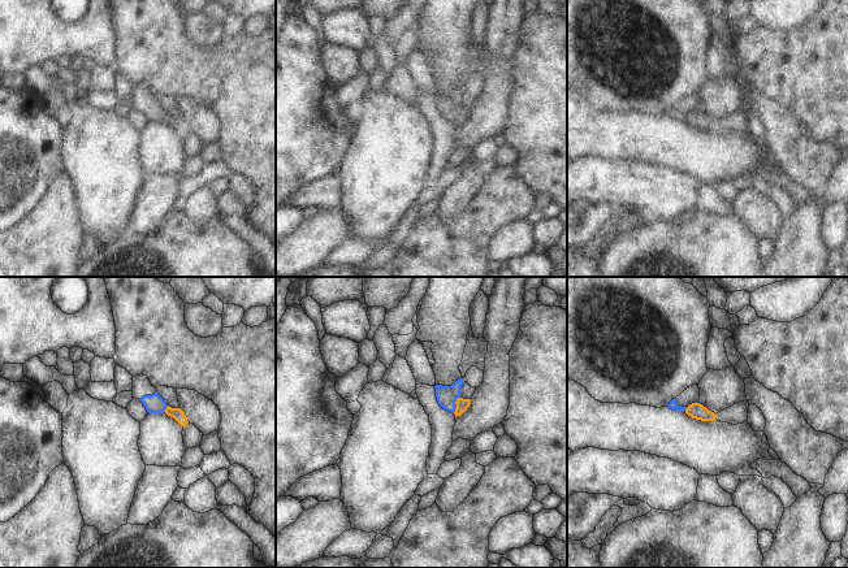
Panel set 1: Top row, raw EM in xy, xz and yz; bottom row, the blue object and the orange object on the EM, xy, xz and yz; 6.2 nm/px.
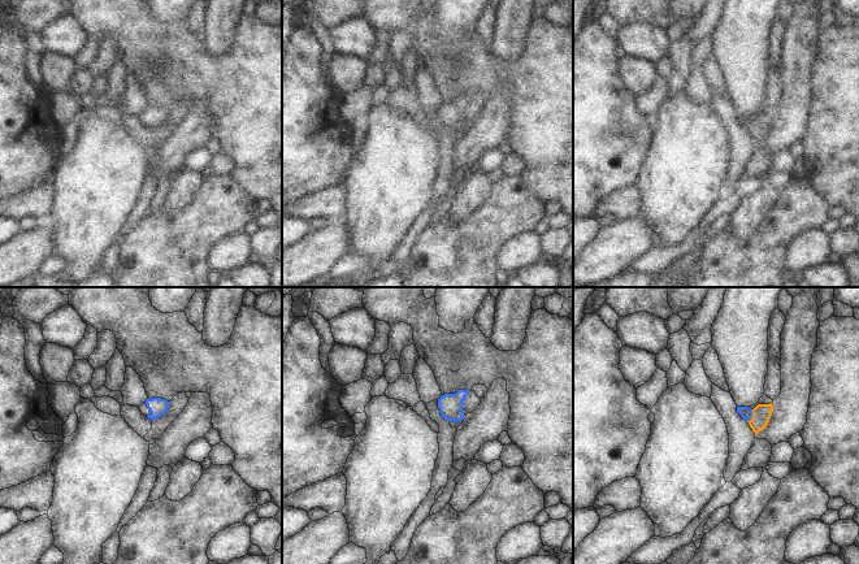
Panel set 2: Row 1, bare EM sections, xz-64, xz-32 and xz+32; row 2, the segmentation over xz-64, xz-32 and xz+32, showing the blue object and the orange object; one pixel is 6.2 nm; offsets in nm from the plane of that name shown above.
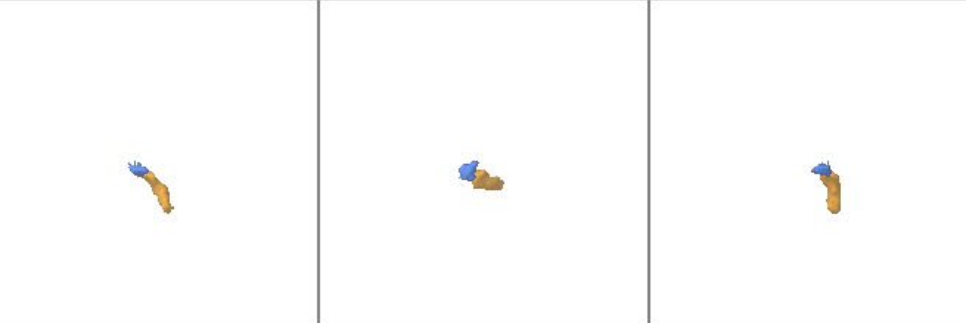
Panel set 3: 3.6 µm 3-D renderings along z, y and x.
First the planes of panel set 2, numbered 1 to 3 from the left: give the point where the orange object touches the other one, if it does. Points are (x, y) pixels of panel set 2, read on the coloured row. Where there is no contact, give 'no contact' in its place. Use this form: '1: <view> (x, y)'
1: no contact
2: no contact
3: xz+32 (751, 416)

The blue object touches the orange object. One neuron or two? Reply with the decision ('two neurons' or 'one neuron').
one neuron

